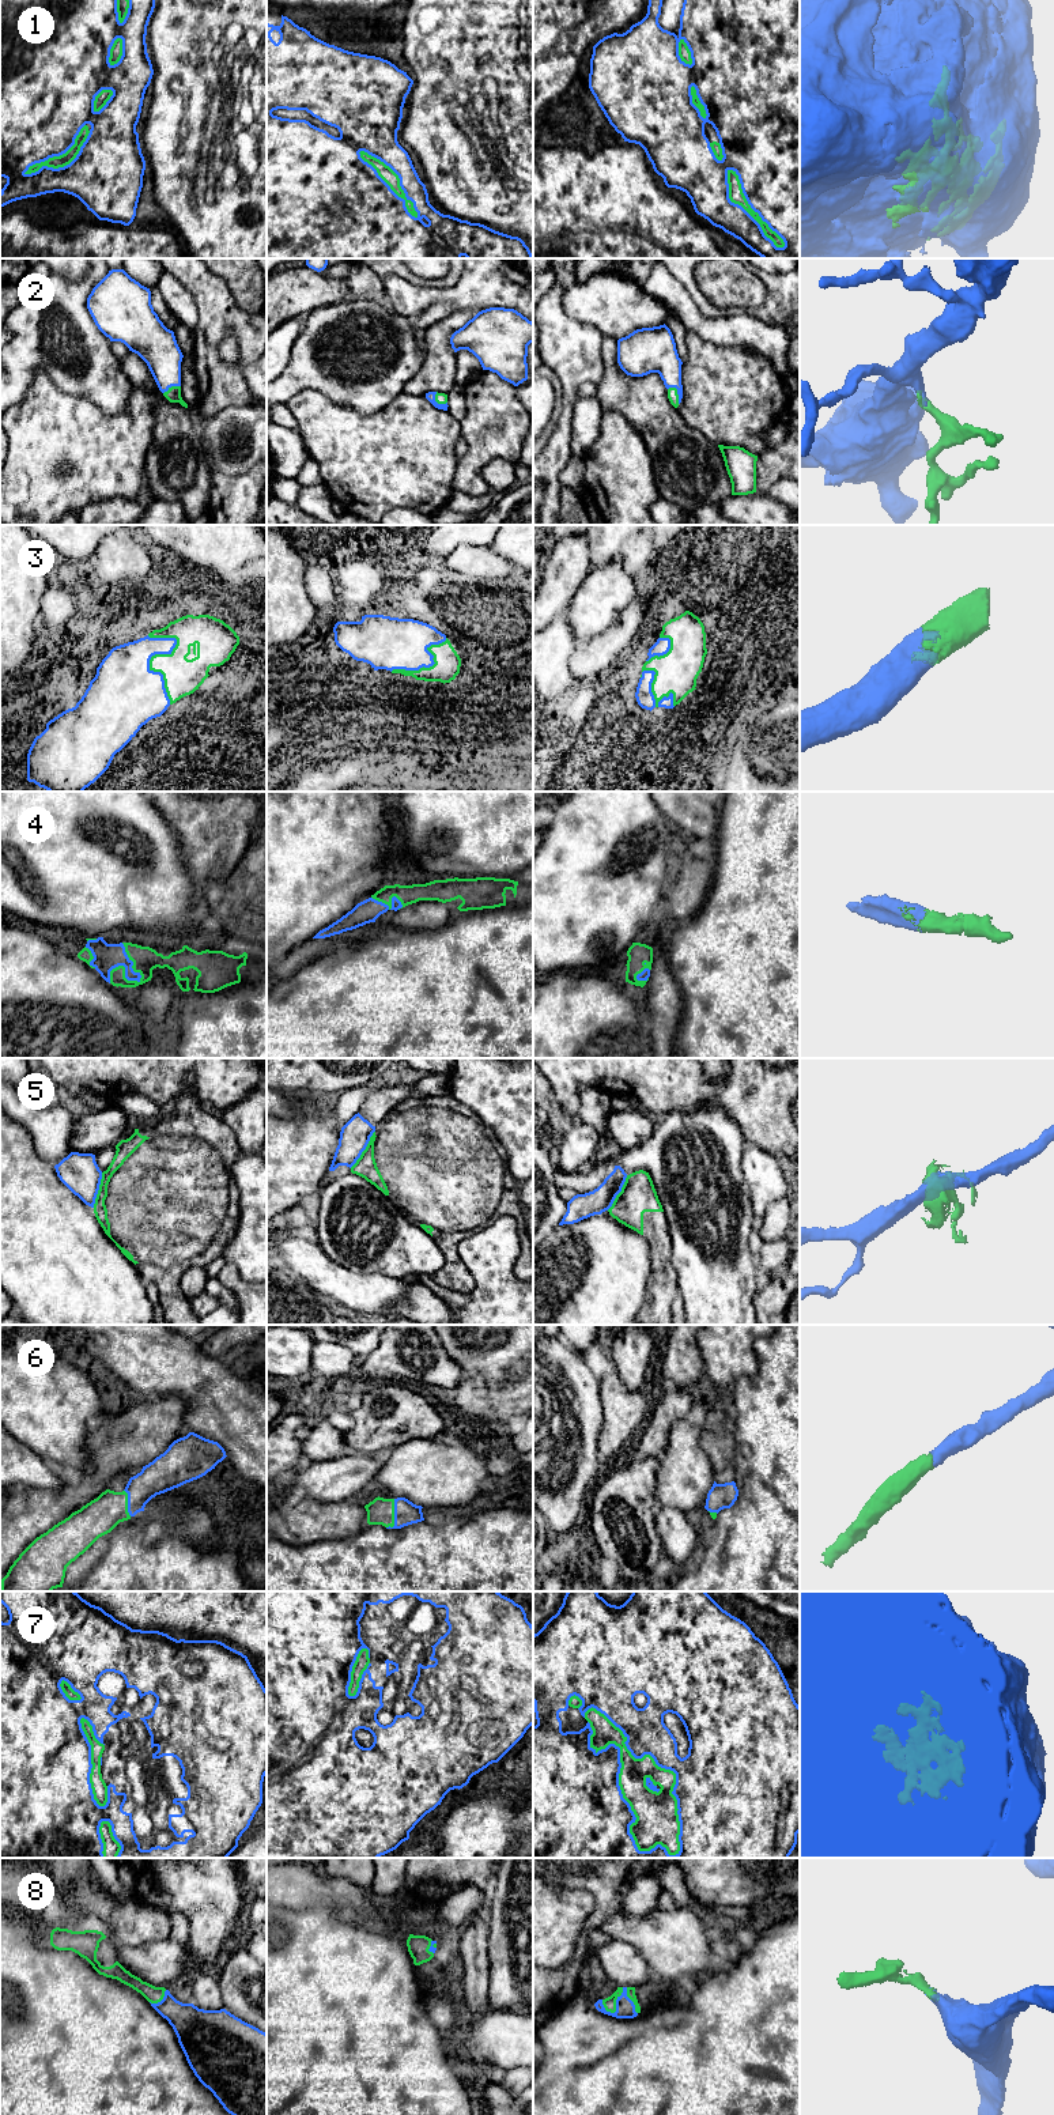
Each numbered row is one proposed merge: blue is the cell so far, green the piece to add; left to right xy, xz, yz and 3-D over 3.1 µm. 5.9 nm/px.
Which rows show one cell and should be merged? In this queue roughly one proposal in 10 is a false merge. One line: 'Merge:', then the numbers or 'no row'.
Merge: 1, 2, 3, 4, 6, 7, 8

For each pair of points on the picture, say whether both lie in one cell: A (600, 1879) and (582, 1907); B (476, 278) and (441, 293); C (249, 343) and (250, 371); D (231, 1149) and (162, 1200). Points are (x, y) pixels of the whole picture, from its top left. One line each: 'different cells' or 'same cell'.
A: different cells
B: same cell
C: different cells
D: same cell

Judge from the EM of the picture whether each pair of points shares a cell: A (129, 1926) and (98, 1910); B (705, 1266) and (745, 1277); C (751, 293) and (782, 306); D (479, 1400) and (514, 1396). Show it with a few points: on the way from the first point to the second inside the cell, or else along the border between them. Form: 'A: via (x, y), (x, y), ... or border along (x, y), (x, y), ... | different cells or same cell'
A: via (121, 1919), (106, 1913) | same cell
B: via (714, 1271), (721, 1277), (736, 1277) | same cell
C: border along (759, 276), (766, 298), (747, 309) | different cells
D: via (487, 1400), (506, 1400) | same cell

